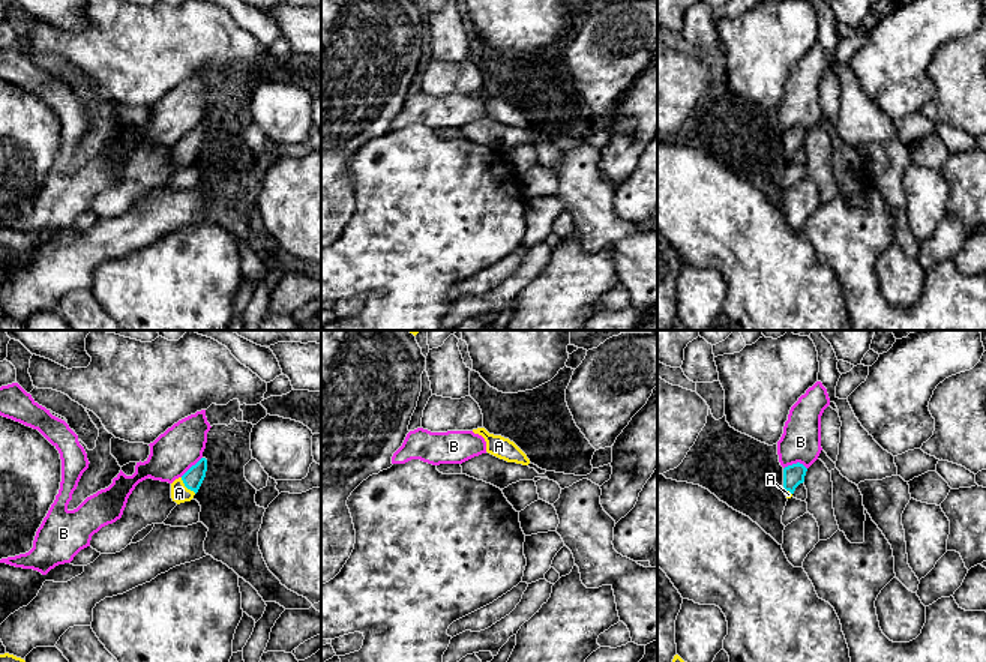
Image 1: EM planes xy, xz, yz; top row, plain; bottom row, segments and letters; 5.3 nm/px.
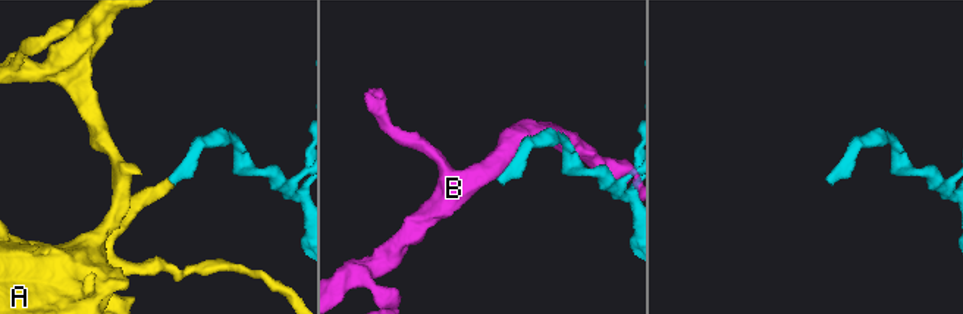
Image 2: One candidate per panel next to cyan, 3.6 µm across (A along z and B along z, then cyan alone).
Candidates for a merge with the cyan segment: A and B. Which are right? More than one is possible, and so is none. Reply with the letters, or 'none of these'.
A

